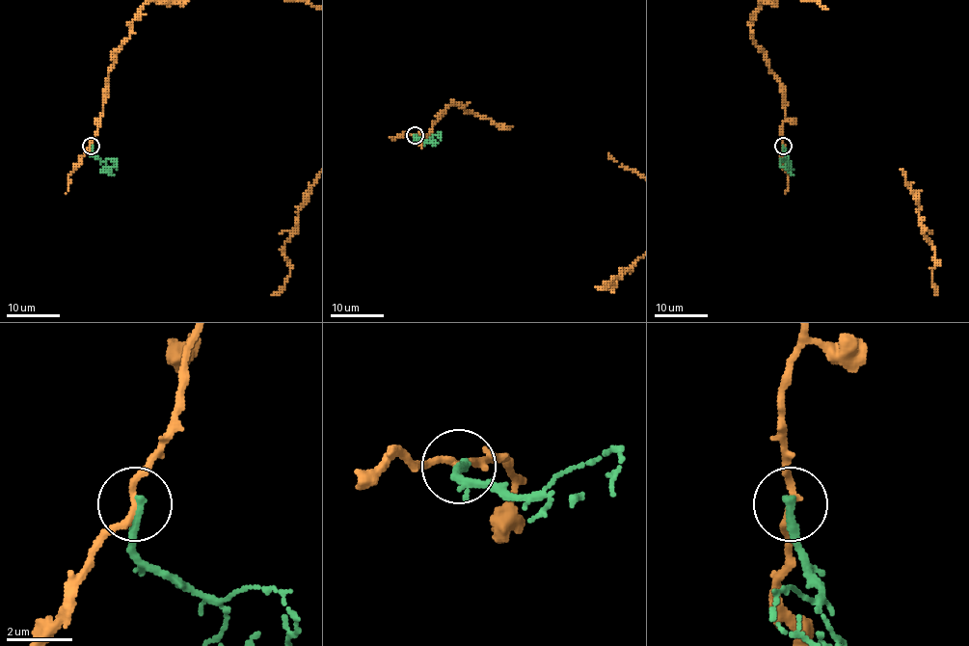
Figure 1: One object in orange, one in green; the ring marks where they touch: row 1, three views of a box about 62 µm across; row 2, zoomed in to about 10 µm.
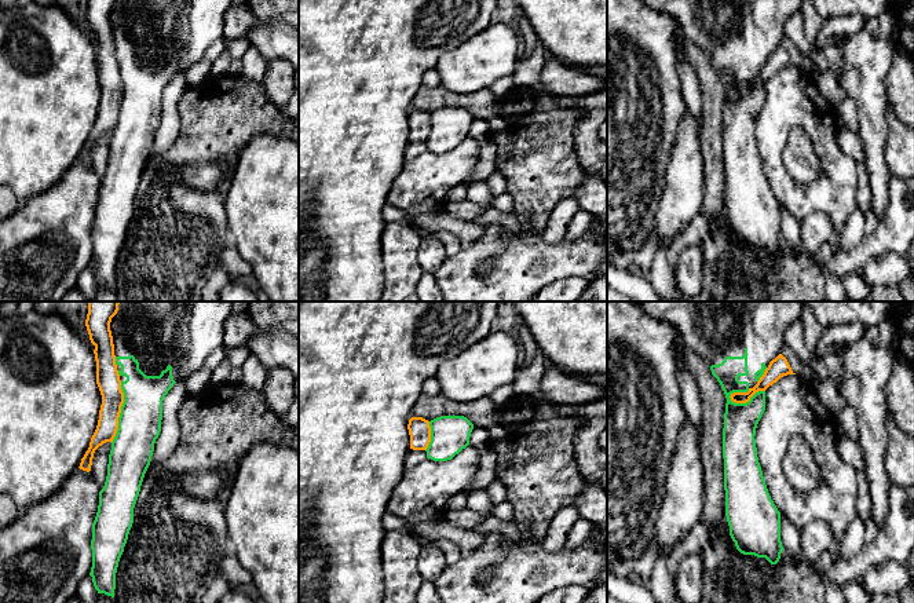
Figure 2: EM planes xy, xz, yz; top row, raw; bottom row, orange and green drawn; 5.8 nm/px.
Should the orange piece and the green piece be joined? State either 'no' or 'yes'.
no

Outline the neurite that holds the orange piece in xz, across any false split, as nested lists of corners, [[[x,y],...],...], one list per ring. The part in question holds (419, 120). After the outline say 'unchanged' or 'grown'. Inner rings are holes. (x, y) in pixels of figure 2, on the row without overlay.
[[[412,109],[407,116],[410,127],[410,140],[427,142],[431,134],[429,113],[423,109]]] | unchanged

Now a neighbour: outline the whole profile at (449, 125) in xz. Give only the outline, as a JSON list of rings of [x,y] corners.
[[[440,107],[429,113],[431,134],[427,149],[447,153],[469,136],[474,116],[464,107]]]

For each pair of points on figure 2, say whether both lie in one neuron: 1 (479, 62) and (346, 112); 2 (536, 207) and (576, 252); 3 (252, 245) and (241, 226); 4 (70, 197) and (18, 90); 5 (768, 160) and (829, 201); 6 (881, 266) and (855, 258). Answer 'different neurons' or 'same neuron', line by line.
1: different neurons
2: different neurons
3: same neuron
4: different neurons
5: same neuron
6: different neurons

